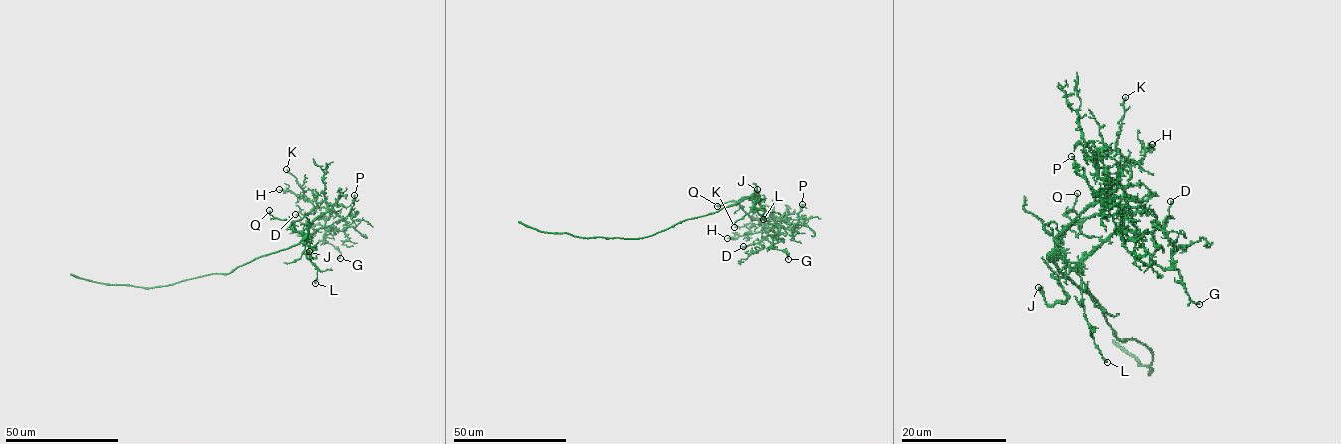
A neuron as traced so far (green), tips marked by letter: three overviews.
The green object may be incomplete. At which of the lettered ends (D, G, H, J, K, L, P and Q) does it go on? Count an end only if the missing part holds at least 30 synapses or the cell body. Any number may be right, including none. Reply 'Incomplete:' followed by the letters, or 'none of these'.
Incomplete: J

